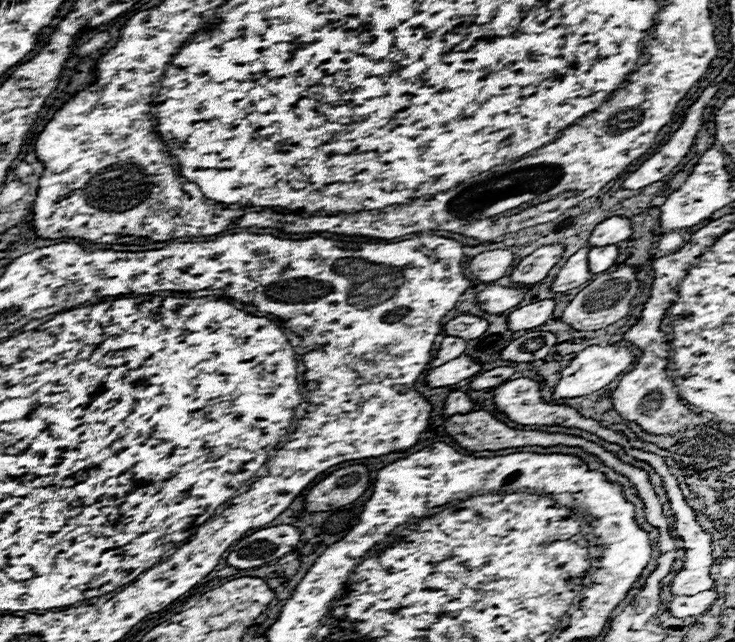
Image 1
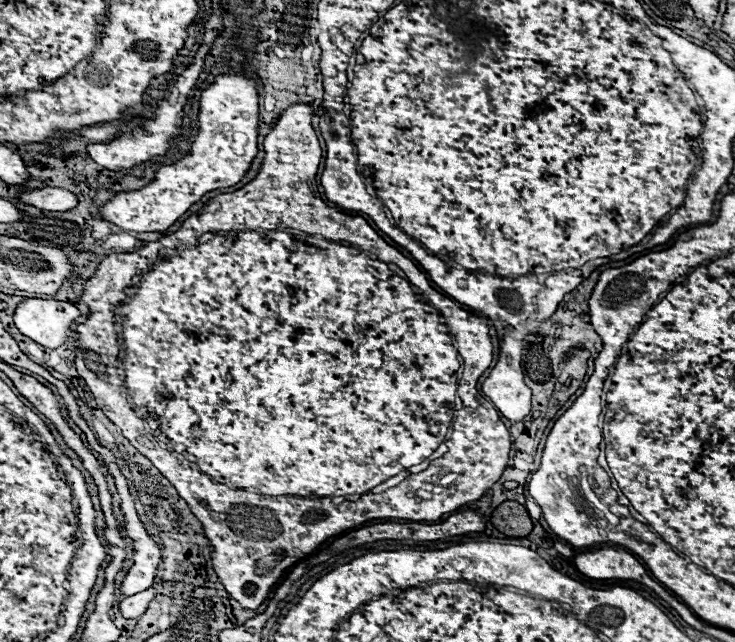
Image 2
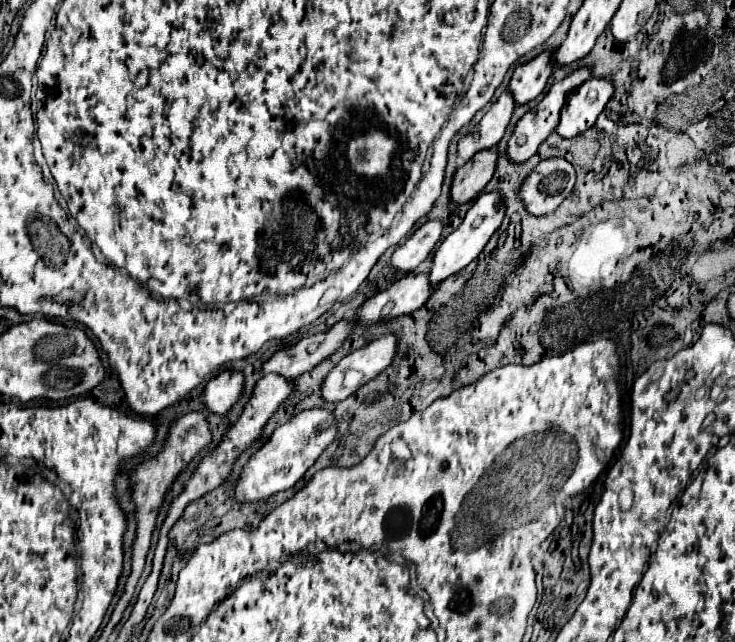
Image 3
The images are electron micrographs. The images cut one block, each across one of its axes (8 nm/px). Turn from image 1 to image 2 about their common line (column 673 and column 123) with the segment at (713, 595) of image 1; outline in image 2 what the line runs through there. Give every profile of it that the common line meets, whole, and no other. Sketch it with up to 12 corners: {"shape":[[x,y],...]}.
{"shape":[[154,588],[120,602],[124,618],[140,618],[154,600]]}

